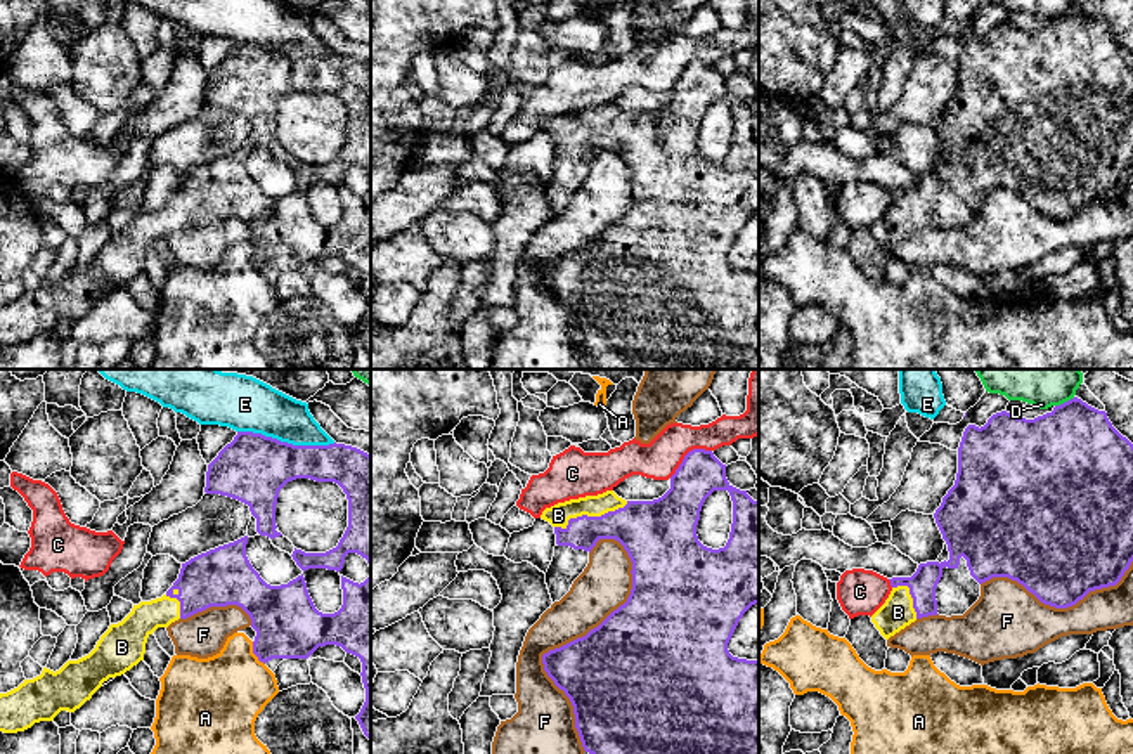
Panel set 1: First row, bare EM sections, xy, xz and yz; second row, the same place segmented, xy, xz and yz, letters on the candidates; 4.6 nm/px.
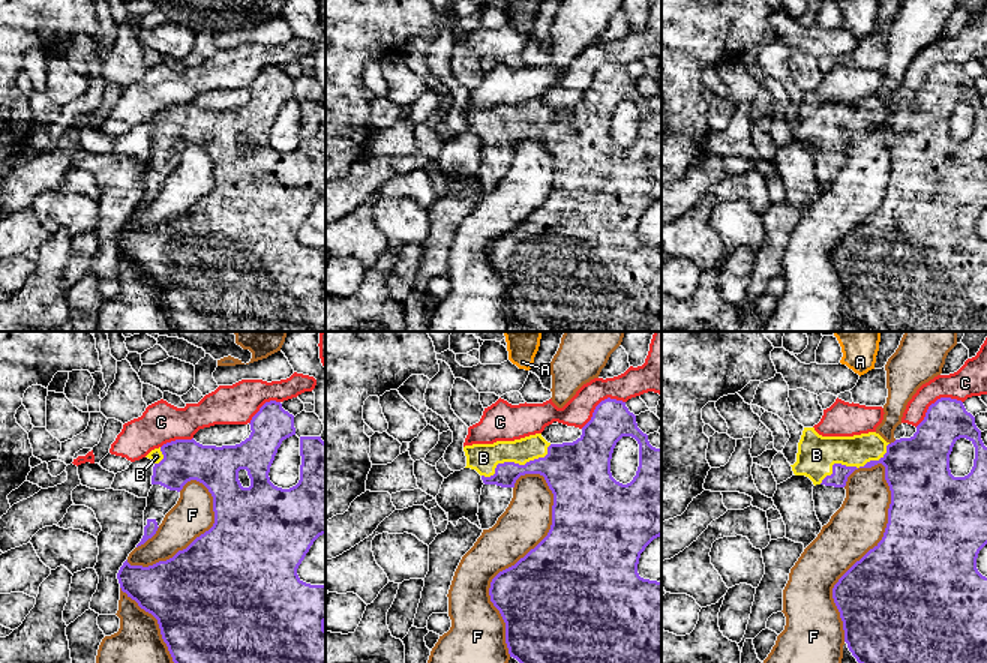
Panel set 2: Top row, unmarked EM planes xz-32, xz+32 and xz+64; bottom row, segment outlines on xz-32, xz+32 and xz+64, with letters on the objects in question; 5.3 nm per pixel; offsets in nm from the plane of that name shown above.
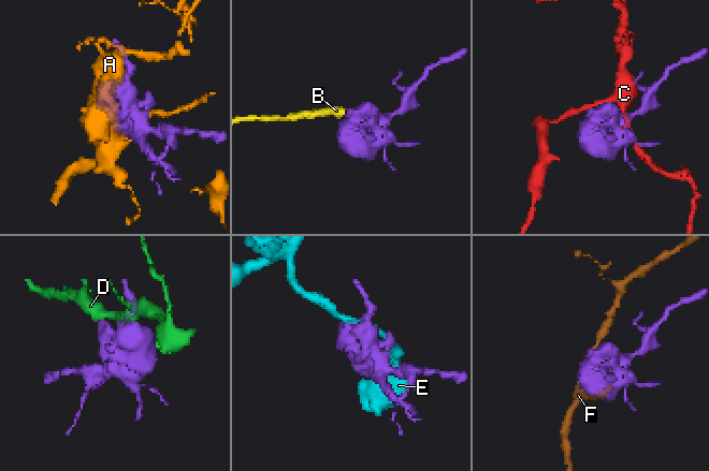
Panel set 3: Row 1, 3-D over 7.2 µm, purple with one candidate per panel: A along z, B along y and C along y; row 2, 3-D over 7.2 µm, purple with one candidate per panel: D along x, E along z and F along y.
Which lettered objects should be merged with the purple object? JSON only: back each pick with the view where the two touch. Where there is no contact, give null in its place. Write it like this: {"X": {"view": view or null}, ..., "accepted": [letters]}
{"B": {"view": "xz"}, "accepted": ["B"]}

